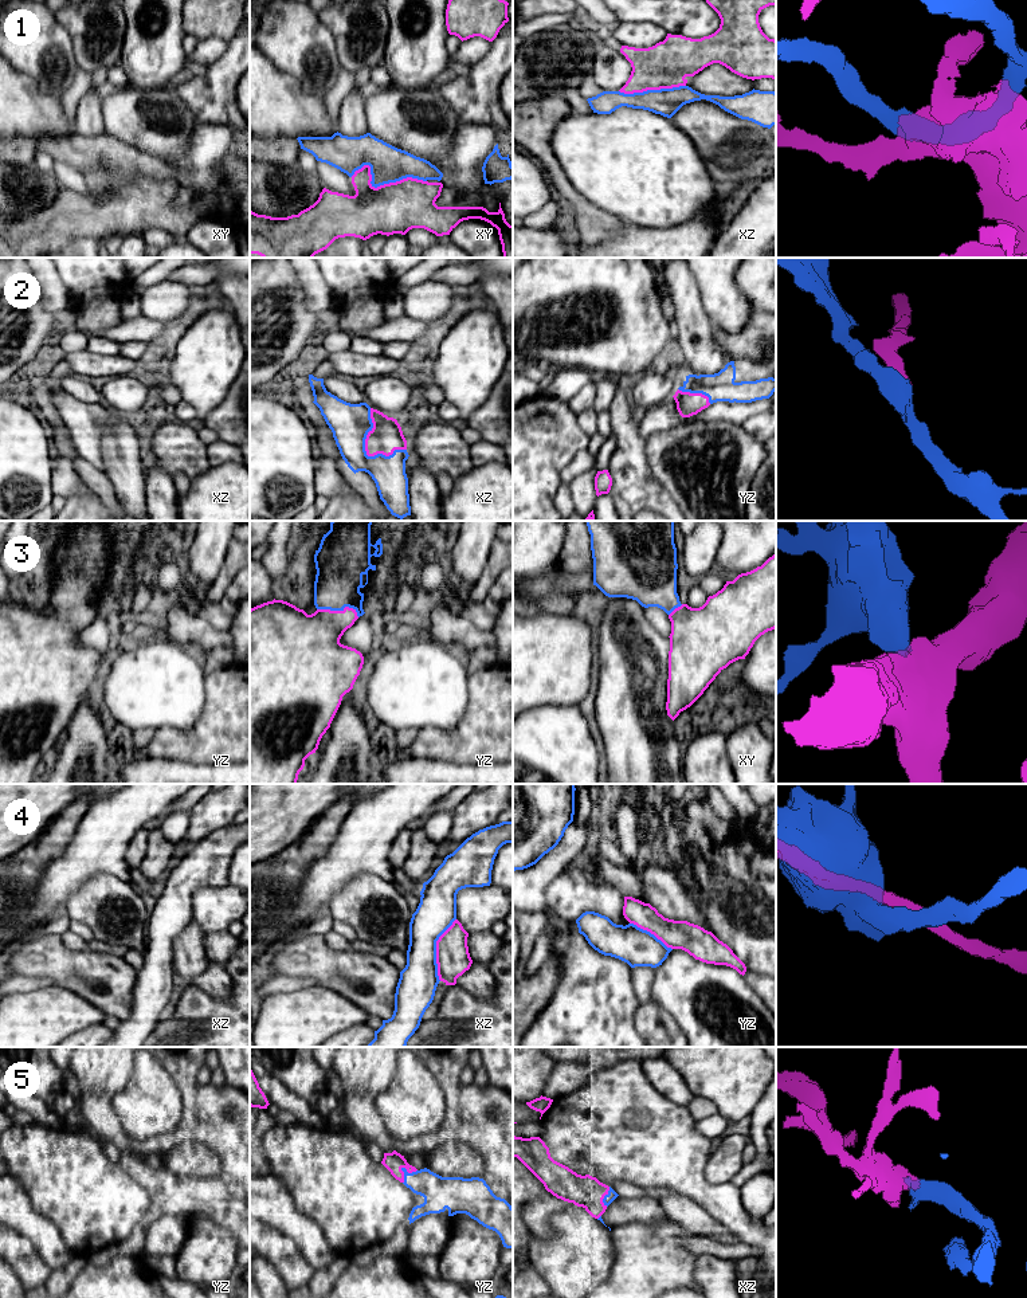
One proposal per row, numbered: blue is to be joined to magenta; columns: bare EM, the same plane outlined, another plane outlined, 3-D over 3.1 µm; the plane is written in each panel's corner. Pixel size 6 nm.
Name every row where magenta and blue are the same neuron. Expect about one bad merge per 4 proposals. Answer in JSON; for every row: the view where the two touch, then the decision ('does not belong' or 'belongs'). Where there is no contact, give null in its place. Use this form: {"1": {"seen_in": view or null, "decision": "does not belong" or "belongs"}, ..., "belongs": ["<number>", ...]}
{"1": {"seen_in": "xy", "decision": "belongs"}, "2": {"seen_in": "xz", "decision": "does not belong"}, "3": {"seen_in": "yz", "decision": "belongs"}, "4": {"seen_in": "xz", "decision": "does not belong"}, "5": {"seen_in": "yz", "decision": "belongs"}, "belongs": ["1", "3", "5"]}

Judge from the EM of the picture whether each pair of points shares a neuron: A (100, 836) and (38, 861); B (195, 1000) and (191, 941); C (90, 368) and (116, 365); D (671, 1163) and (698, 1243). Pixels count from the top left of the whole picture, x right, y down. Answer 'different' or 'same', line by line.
A: different
B: different
C: same
D: different

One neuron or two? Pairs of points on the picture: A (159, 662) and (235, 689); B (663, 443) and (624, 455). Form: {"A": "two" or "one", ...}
{"A": "two", "B": "two"}

